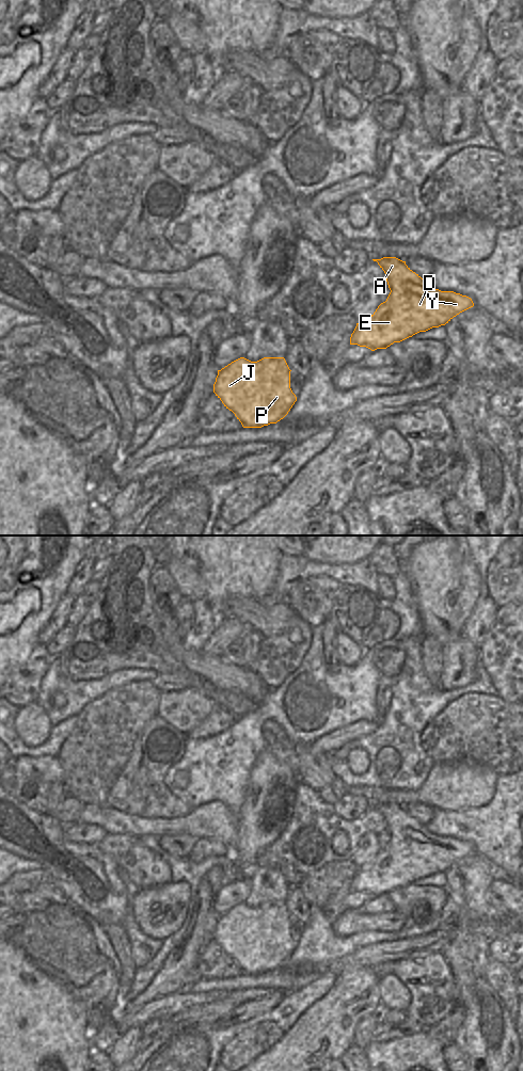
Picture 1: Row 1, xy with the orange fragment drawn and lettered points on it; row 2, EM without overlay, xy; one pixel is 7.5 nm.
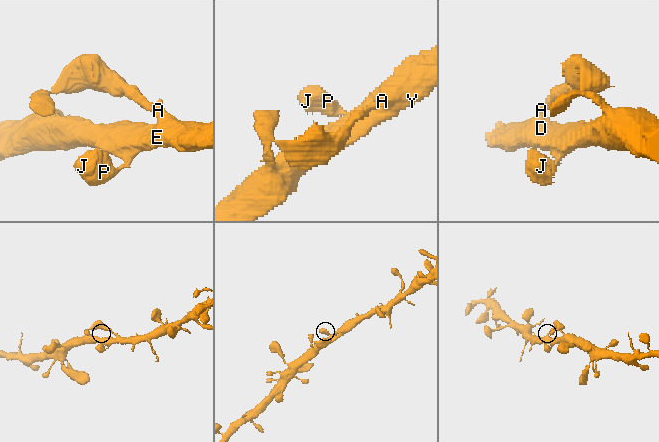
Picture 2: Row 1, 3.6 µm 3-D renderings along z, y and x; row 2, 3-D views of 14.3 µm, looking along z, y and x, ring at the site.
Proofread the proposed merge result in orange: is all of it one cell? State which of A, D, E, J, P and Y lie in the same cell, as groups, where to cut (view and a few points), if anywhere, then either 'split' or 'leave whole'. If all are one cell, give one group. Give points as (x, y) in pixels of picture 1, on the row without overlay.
A D E J P Y; no cut; leave whole

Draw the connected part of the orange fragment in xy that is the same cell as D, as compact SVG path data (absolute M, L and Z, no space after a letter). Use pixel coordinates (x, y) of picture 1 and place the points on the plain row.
M396 803L373 806L384 817L391 838L366 867L356 869L350 891L371 897L386 895L419 878L445 872L474 852L466 842L430 833L406 808Z

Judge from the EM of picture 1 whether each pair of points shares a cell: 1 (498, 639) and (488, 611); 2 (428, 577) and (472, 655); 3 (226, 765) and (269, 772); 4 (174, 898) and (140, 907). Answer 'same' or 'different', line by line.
1: different
2: same
3: different
4: same

